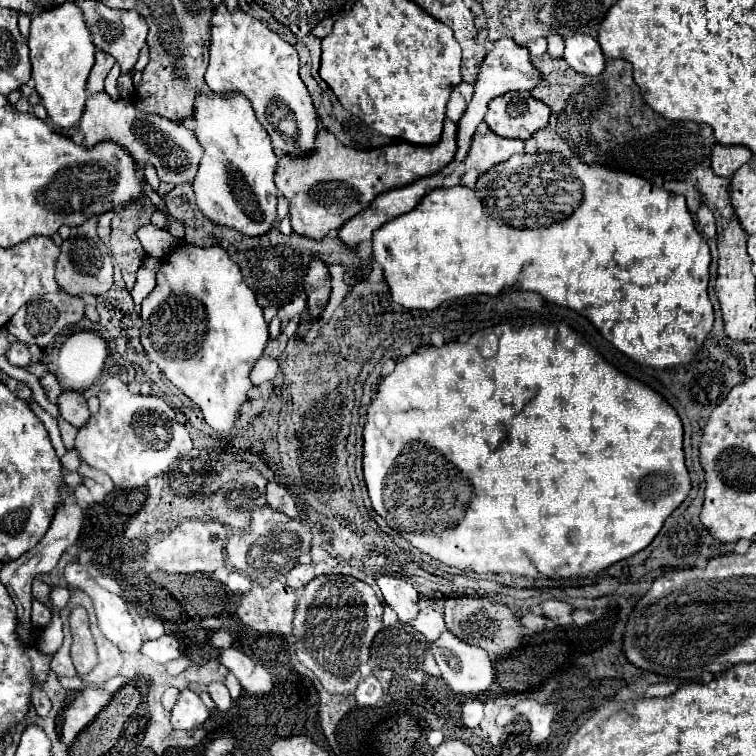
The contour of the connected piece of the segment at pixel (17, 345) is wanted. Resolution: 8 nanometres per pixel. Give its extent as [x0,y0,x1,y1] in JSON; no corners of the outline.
[6,342,30,368]

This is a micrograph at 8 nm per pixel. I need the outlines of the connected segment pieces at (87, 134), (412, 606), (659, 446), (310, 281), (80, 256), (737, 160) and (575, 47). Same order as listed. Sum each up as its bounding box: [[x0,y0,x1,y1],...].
[[80,92,202,182],[376,576,418,612],[362,324,690,578],[304,258,330,318],[56,218,112,296],[710,144,752,178],[562,34,606,76]]

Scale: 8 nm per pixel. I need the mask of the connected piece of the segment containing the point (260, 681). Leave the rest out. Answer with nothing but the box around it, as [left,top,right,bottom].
[220,648,273,694]

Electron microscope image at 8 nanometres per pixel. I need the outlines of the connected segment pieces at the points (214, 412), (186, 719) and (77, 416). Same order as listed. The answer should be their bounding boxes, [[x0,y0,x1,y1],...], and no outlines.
[[140,240,268,432],[170,688,210,730],[58,392,90,428]]

